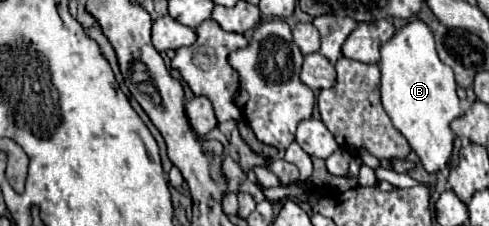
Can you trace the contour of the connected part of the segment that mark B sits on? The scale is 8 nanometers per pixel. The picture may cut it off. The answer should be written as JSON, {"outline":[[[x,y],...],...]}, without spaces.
{"outline":[[[413,20],[407,26],[403,26],[401,30],[397,30],[397,34],[381,46],[381,86],[379,88],[381,88],[381,102],[383,102],[387,116],[391,118],[393,126],[407,138],[409,146],[417,154],[421,166],[429,174],[437,174],[439,170],[445,170],[453,158],[455,134],[451,130],[451,122],[455,118],[461,118],[465,112],[463,112],[461,102],[455,92],[455,88],[457,88],[455,74],[447,64],[443,64],[439,60],[437,50],[435,50],[433,32],[429,30],[427,24],[423,24],[421,20]]]}

